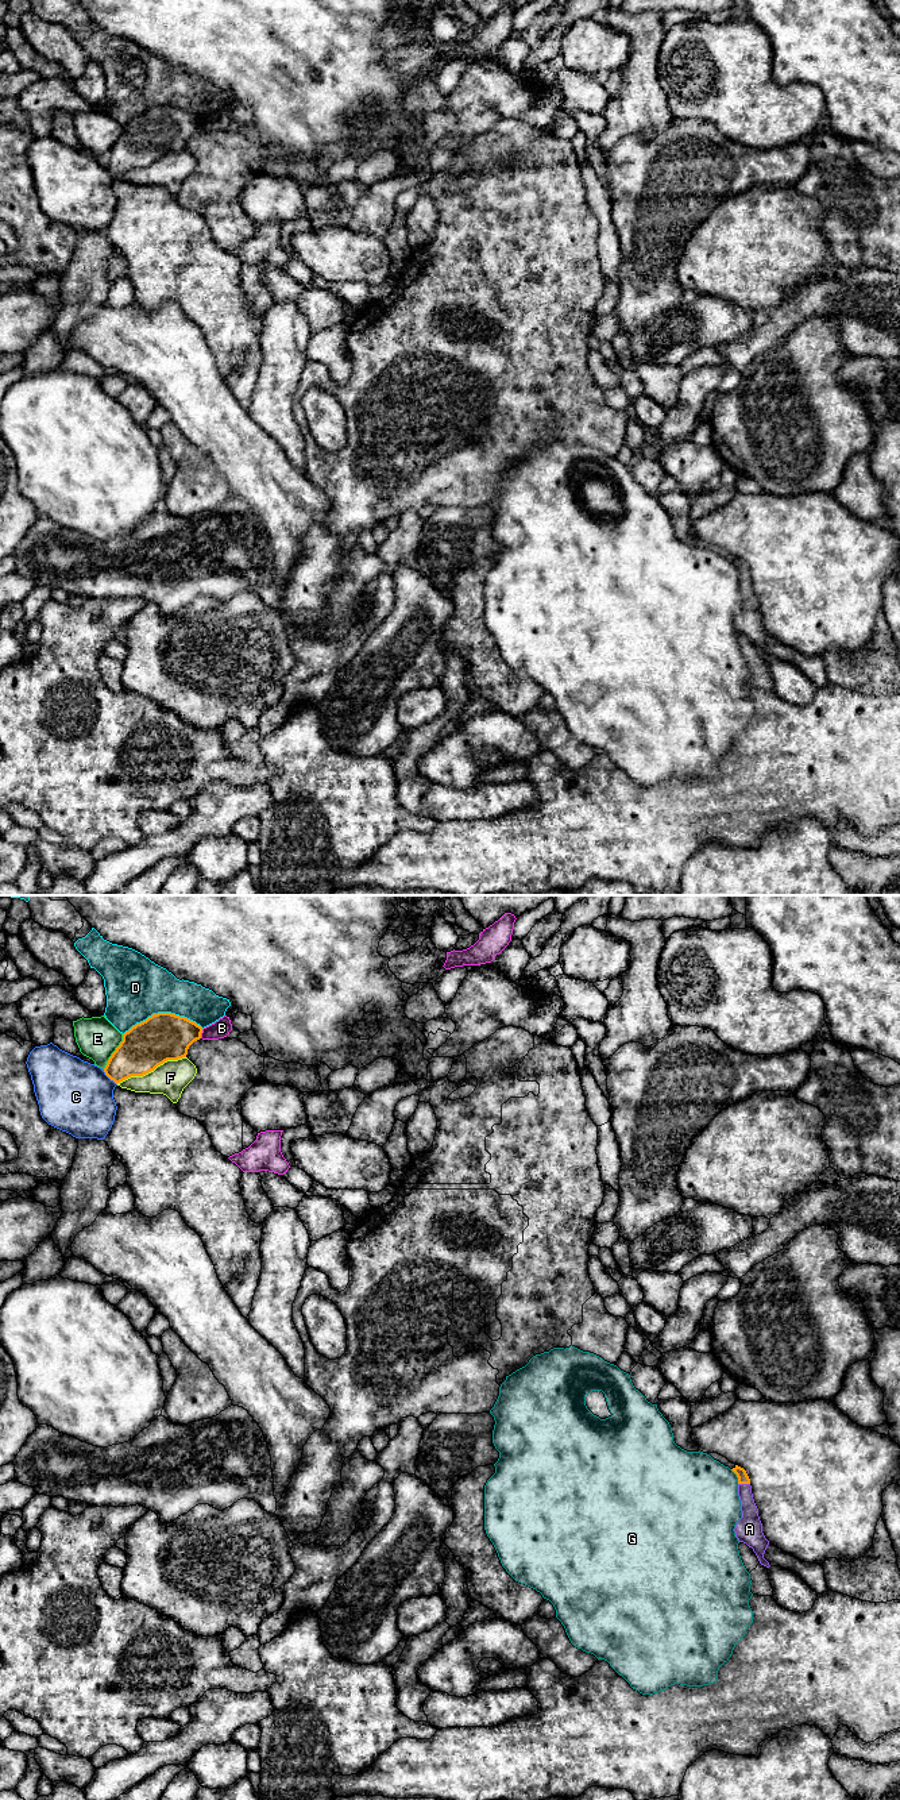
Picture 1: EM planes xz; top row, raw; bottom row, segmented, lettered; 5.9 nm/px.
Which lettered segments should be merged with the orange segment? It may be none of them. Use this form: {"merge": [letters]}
{"merge": ["A"]}

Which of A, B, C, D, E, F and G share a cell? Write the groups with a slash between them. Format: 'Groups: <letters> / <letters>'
Groups: A / B / C / D / E / F / G

